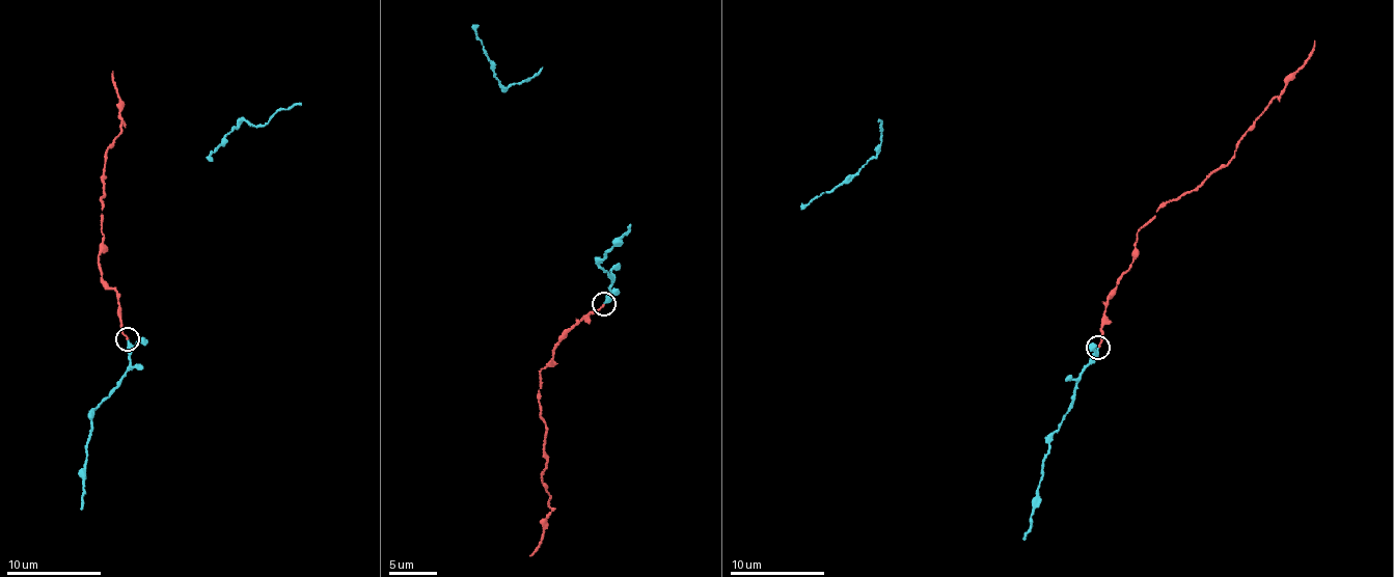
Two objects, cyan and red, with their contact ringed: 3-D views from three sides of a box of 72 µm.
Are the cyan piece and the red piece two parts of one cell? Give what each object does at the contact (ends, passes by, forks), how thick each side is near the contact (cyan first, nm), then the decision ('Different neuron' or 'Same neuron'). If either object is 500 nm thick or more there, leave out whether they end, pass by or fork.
At the ring cyan passes by. At the ring red ends. Thickness 240 nm (cyan) against 120 nm. Same neuron

